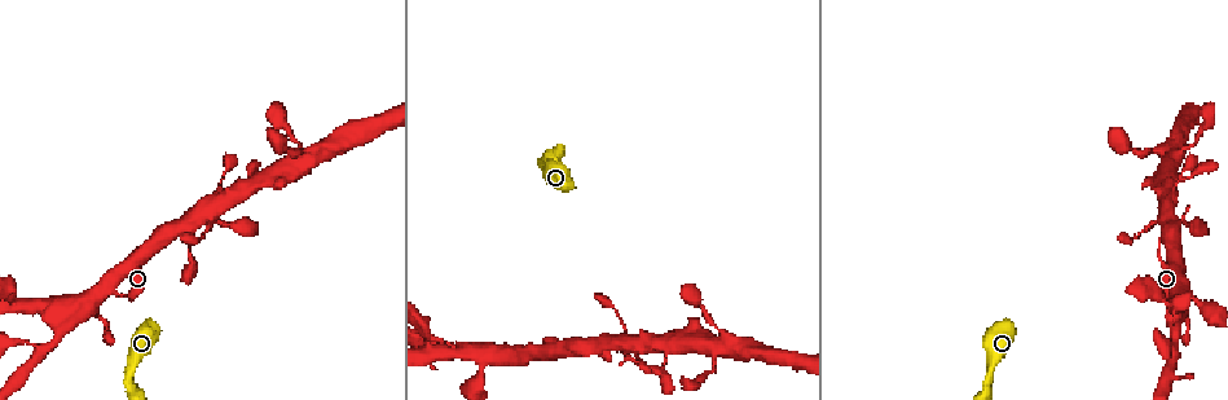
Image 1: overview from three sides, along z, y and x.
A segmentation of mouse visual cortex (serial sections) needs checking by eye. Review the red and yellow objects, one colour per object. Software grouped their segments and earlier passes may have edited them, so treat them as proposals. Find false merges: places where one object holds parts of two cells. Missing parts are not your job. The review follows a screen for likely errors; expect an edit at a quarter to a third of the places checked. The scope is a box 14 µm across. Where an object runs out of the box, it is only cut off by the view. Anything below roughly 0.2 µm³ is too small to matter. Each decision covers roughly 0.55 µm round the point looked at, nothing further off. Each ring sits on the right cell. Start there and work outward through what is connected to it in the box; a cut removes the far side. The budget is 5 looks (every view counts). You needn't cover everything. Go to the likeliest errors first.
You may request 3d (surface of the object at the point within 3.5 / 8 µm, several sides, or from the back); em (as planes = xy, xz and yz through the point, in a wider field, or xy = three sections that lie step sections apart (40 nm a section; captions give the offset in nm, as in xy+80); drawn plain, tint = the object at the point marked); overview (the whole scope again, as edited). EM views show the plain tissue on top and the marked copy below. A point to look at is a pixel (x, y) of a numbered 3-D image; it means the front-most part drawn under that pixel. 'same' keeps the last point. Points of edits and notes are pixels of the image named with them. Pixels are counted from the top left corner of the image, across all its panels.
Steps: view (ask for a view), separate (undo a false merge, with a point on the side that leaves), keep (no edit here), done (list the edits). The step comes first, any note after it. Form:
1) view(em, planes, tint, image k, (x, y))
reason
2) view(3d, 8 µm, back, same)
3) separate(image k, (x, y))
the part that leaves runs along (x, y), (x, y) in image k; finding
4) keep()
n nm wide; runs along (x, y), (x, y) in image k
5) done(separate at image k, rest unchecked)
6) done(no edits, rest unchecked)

view(3d, 3.5 µm, image 1, (61, 319))
thin neck

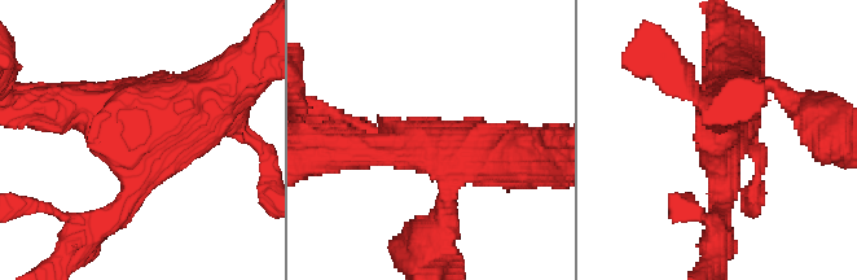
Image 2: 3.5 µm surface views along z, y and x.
view(em, xy, step 2, tint, image 2, (145, 143))
now the EM

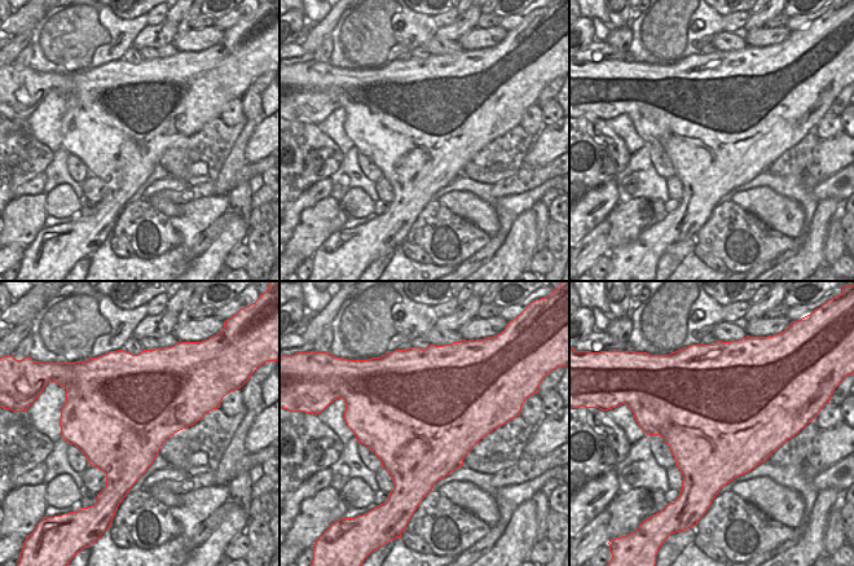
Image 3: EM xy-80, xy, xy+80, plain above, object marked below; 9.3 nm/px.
view(em, xy, step 1, tint, same)
another direction

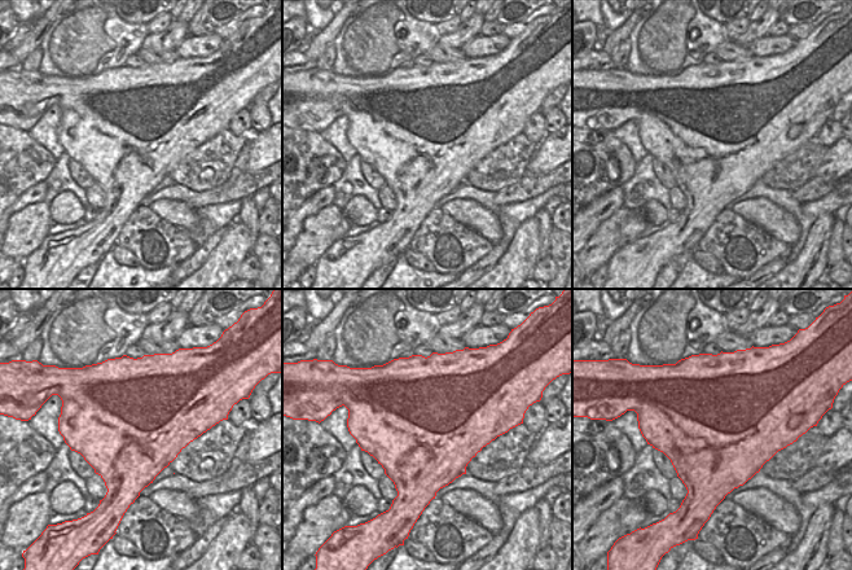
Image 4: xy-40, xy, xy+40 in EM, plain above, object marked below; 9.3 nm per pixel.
keep()
all the same cell

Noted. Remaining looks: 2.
view(3d, 8 µm, image 1, (316, 150))
small branch off a trunk

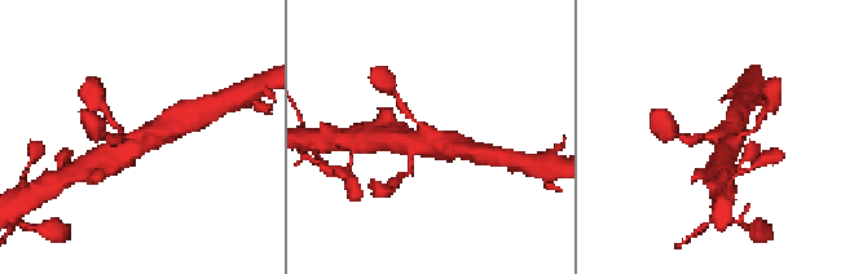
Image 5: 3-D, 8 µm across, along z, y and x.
view(em, xy, step 5, tint, image 5, (719, 135))
4 arms; arms of 150, 200, 600, 700 nm; shape alone is not enough

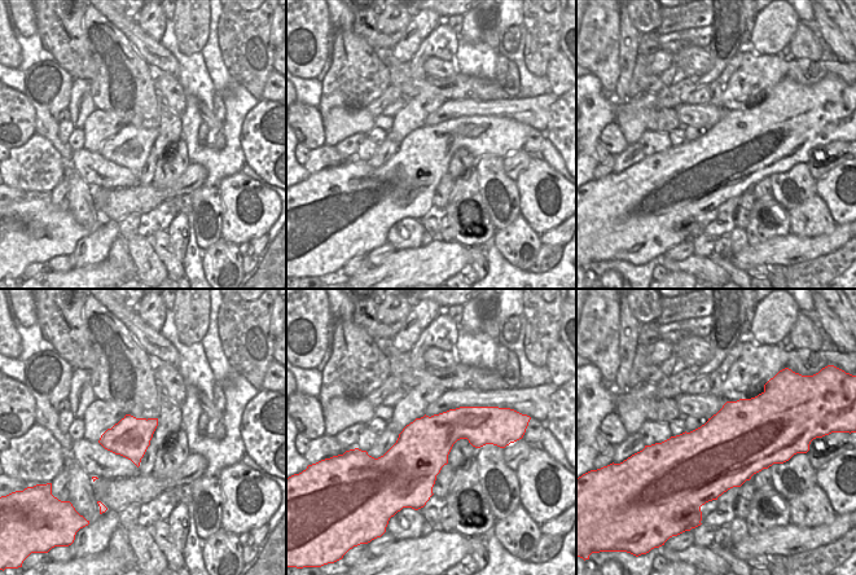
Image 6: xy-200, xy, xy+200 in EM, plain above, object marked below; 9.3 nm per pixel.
keep()
runs along (106, 158), (172, 127) in image 5; continuous, no second cell

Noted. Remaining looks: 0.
done(no edits, rest unchecked)

